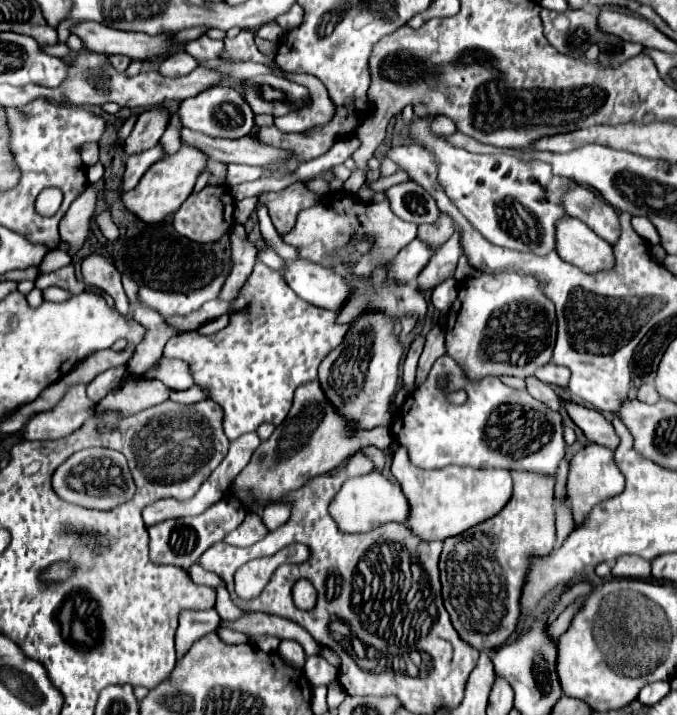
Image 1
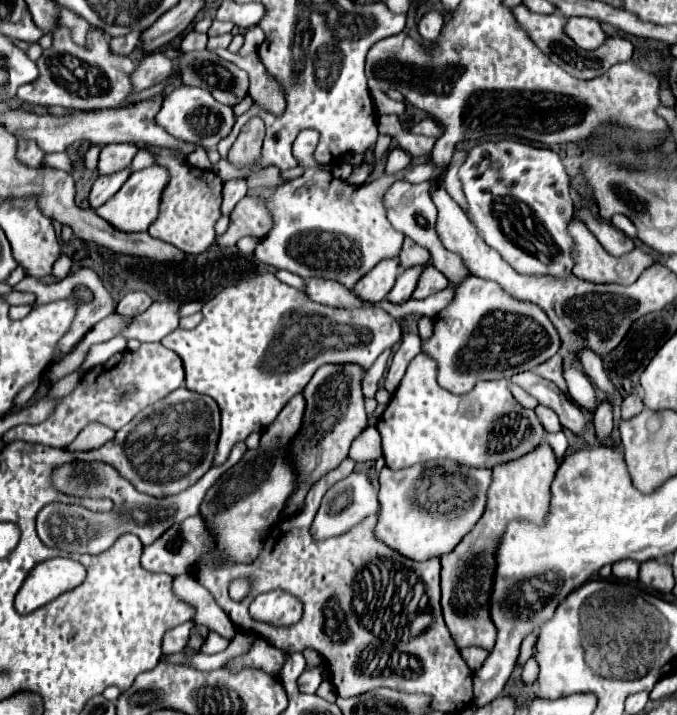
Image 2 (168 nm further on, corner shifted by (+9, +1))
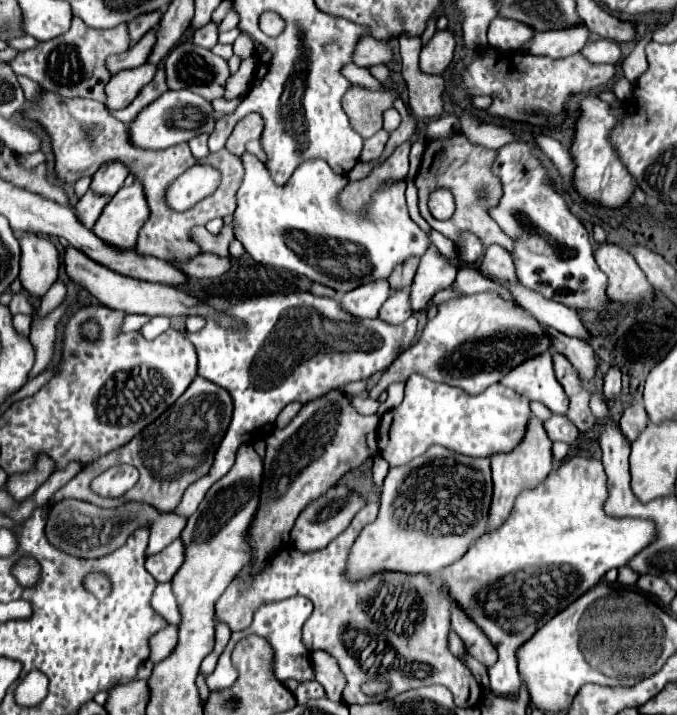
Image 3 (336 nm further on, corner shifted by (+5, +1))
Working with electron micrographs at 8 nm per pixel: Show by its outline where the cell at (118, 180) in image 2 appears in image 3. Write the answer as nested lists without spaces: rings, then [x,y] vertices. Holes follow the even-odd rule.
[[[88,190],[88,192],[78,200],[78,204],[76,204],[76,216],[82,220],[84,226],[92,228],[94,222],[98,220],[98,216],[100,216],[102,208],[108,204],[108,200],[110,200],[108,196],[98,196],[96,192]]]

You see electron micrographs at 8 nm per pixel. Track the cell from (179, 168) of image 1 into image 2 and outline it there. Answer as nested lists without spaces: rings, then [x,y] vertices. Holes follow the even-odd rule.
[[[156,164],[150,166],[150,168],[138,170],[124,182],[124,186],[106,204],[102,204],[96,210],[96,214],[100,218],[104,218],[108,224],[112,224],[120,232],[142,232],[142,230],[148,230],[148,226],[158,216],[162,188],[166,186],[166,180],[168,180],[166,168],[160,168]]]

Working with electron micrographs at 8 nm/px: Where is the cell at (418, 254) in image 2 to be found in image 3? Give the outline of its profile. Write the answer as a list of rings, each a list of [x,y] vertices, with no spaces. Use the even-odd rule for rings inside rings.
[[[412,256],[412,260],[406,260],[406,264],[398,264],[398,268],[394,268],[394,272],[390,274],[390,286],[392,288],[402,288],[402,286],[410,286],[414,272],[418,270],[420,258]]]

